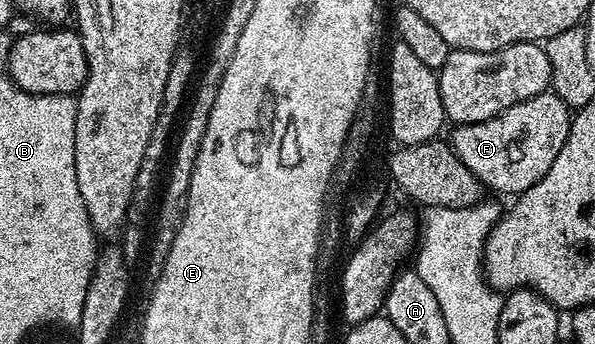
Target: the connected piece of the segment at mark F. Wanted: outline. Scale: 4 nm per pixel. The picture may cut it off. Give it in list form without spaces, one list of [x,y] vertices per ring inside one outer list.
[[[547,90],[503,109],[503,113],[487,121],[454,126],[451,146],[463,165],[488,190],[490,187],[508,197],[516,197],[531,189],[551,169],[555,157],[559,157],[559,149],[567,141],[570,122],[571,108],[552,90]]]

